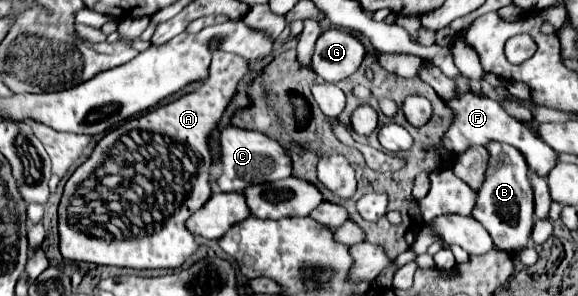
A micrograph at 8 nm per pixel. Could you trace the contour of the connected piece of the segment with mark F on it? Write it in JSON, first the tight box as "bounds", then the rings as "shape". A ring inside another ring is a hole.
{"bounds":[441,91,556,177],"shape":[[[466,91],[466,93],[458,93],[450,99],[446,99],[444,103],[446,103],[446,107],[452,109],[454,119],[452,119],[448,131],[444,133],[441,143],[444,148],[454,154],[459,155],[474,145],[486,146],[486,143],[490,143],[490,141],[502,141],[502,143],[508,143],[508,145],[520,149],[522,155],[526,157],[530,169],[542,177],[546,177],[548,171],[556,165],[556,153],[546,143],[538,141],[538,137],[534,135],[532,129],[528,129],[526,125],[522,125],[520,121],[510,117],[500,107],[498,101],[494,101],[490,97],[480,97],[472,91]]]}

